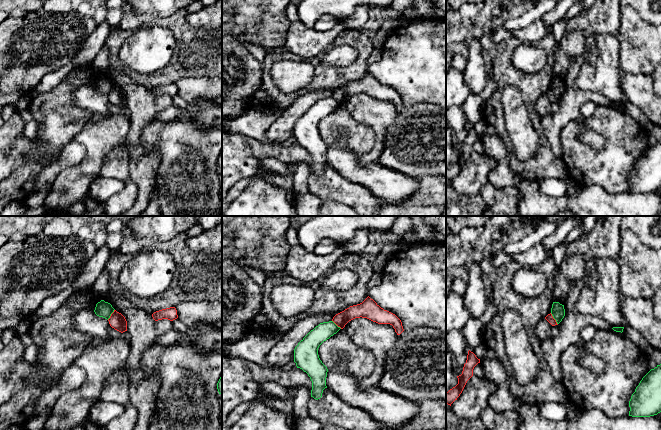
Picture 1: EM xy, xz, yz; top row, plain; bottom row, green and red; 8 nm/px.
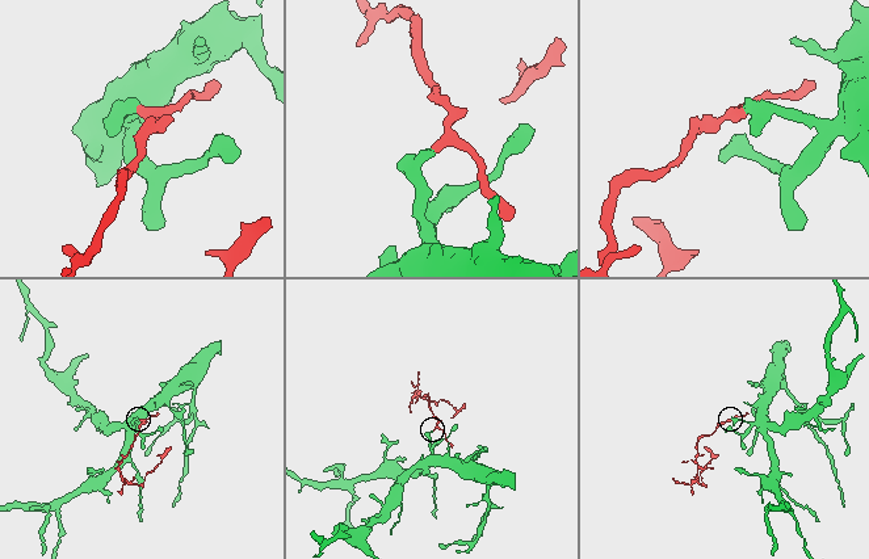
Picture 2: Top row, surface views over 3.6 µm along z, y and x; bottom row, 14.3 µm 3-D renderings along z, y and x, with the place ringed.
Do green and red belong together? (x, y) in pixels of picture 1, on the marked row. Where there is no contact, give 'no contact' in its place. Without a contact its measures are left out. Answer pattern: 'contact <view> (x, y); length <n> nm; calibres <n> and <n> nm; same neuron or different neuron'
contact yz (554, 318); length 110 nm; calibres 110 and 60 nm; different neuron

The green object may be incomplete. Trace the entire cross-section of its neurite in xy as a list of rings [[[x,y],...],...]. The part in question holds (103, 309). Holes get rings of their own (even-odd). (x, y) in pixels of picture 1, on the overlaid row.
[[[101,300],[96,304],[94,312],[97,316],[103,317],[108,320],[111,314],[114,312],[114,310],[115,309],[112,307],[110,303]]]

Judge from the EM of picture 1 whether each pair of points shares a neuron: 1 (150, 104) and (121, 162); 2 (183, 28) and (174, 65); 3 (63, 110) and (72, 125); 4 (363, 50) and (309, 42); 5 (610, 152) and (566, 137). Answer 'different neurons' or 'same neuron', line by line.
1: different neurons
2: same neuron
3: same neuron
4: different neurons
5: same neuron

